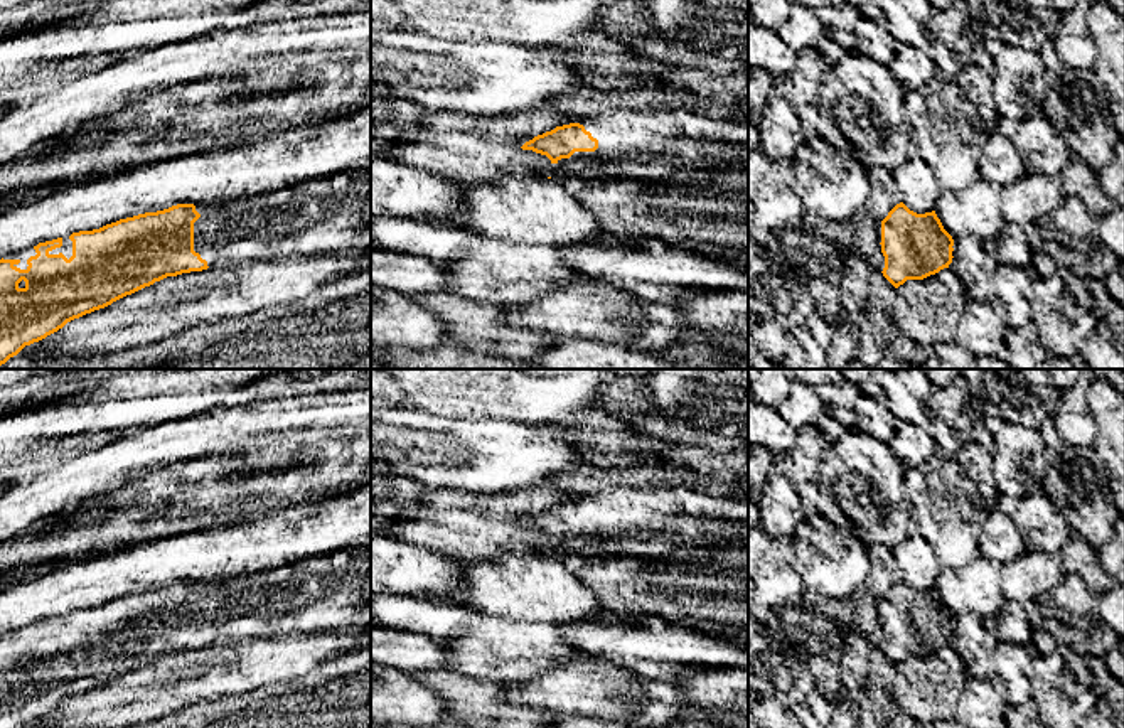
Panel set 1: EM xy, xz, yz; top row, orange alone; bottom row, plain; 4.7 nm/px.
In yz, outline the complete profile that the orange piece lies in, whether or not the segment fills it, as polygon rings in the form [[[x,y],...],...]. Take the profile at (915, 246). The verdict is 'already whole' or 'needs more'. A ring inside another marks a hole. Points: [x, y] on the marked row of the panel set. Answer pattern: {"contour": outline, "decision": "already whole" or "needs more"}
{"contour": [[[903,202],[881,221],[883,276],[898,288],[907,280],[923,280],[949,268],[954,239],[935,211],[917,214]]], "decision": "already whole"}

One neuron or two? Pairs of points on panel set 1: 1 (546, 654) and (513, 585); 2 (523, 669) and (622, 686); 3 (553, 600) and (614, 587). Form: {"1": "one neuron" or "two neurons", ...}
{"1": "two neurons", "2": "two neurons", "3": "two neurons"}

